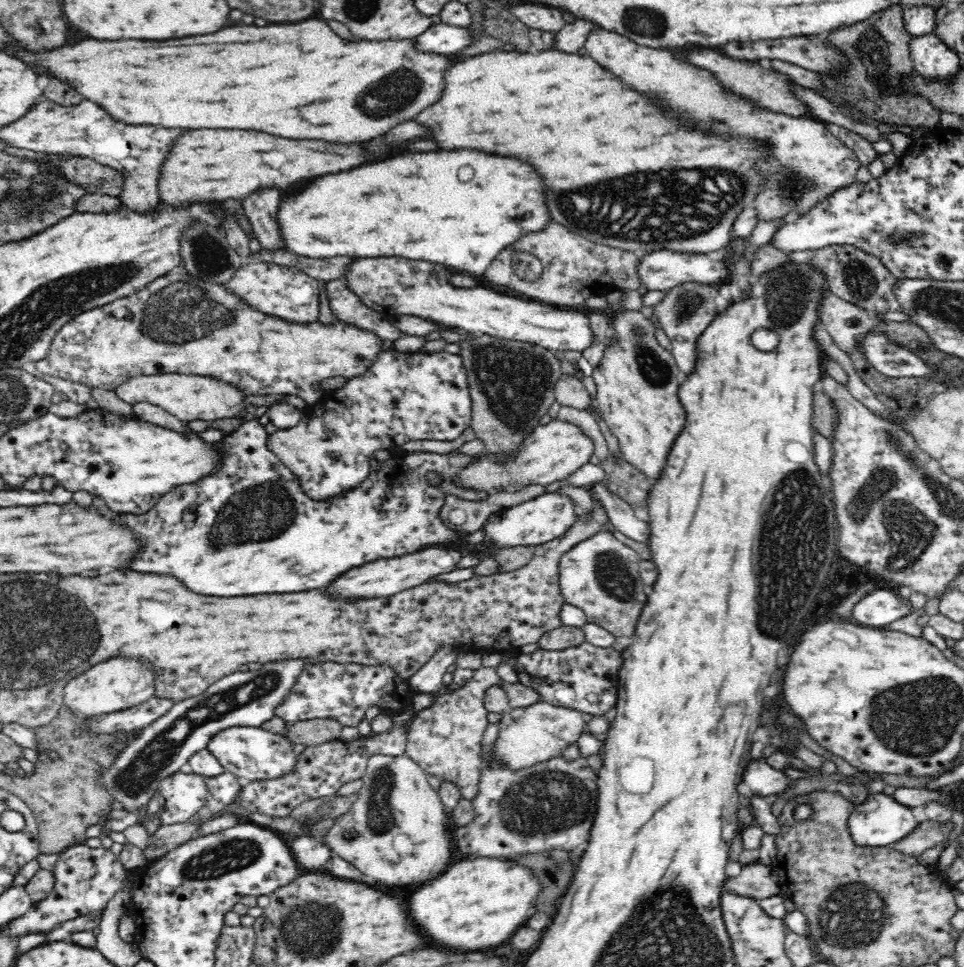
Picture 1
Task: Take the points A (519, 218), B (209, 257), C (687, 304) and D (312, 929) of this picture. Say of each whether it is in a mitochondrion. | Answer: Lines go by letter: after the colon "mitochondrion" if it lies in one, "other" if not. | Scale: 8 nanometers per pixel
A: other
B: mitochondrion
C: mitochondrion
D: mitochondrion

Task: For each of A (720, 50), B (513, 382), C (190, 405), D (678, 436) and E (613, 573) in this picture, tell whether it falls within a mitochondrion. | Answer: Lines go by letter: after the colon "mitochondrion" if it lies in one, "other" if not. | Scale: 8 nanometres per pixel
A: other
B: mitochondrion
C: other
D: other
E: mitochondrion

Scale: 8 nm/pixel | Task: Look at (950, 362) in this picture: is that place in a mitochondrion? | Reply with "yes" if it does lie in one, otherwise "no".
no

